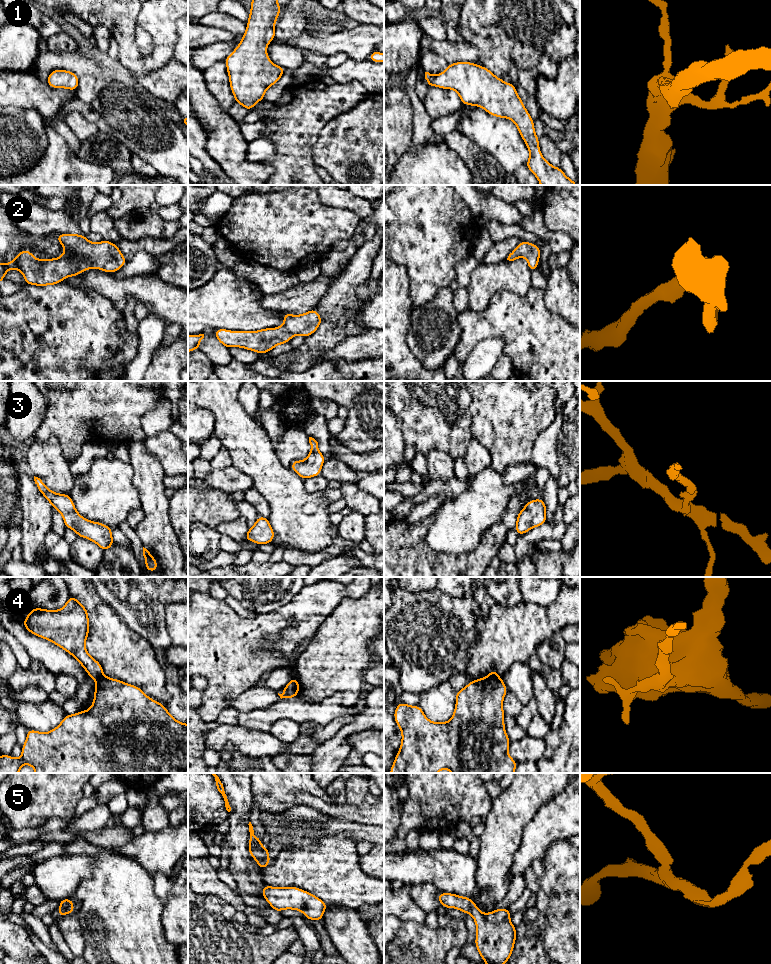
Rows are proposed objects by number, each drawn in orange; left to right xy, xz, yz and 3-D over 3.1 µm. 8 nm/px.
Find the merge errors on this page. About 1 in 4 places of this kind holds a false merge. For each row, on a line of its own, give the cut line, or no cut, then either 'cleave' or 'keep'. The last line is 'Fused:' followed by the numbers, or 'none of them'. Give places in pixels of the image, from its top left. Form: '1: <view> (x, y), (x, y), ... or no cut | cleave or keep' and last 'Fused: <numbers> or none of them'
1: no cut | keep
2: no cut | keep
3: no cut | keep
4: xy (103, 675), (96, 680) | cleave
5: no cut | keep
Fused: 4

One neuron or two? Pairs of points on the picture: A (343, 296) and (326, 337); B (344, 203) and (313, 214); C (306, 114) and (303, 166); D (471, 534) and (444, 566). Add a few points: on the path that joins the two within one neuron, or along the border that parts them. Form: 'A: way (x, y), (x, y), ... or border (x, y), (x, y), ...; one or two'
A: way (334, 306), (331, 309), (327, 327); one
B: border (318, 195), (324, 204), (346, 208), (355, 213); two
C: way (303, 127), (303, 153); one
D: border (431, 548), (447, 553), (460, 553), (471, 550); two

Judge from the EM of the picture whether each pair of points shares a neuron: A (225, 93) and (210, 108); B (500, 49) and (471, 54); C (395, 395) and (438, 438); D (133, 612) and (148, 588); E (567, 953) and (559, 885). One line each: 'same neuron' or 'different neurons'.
A: different neurons
B: different neurons
C: same neuron
D: same neuron
E: same neuron

